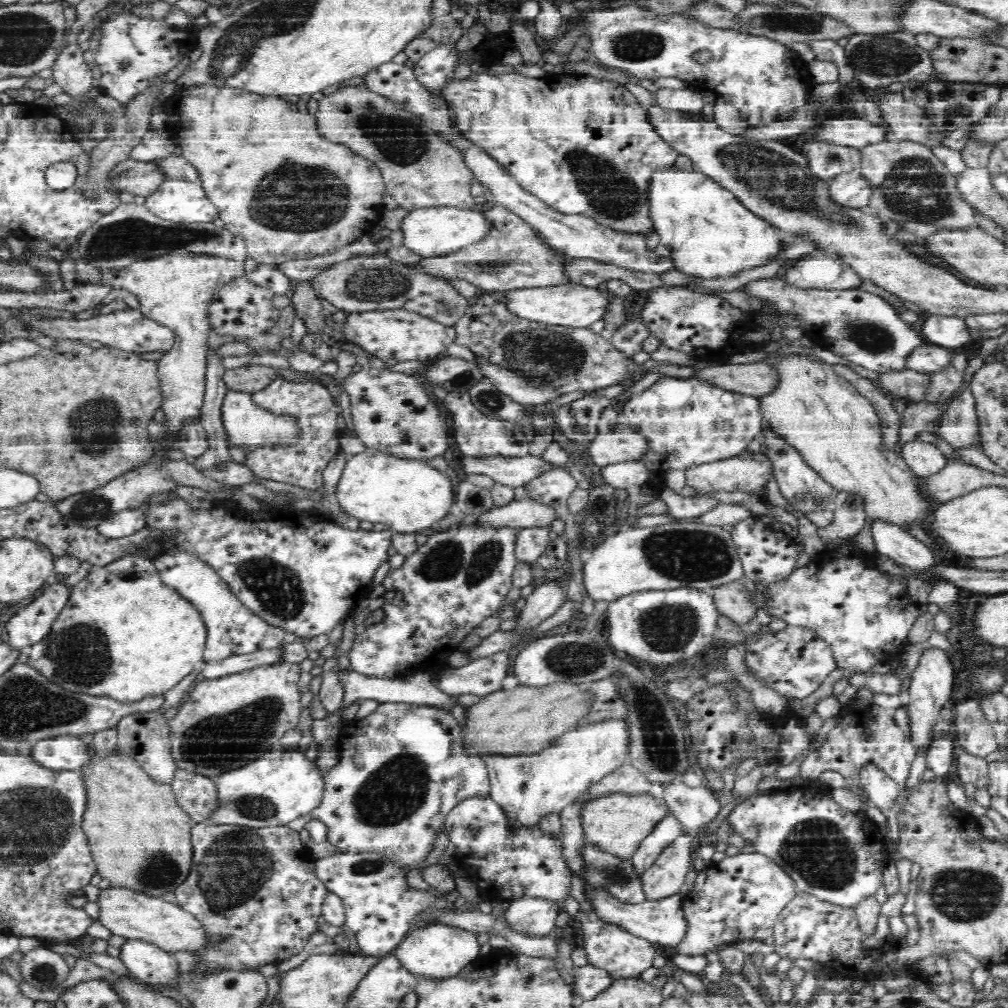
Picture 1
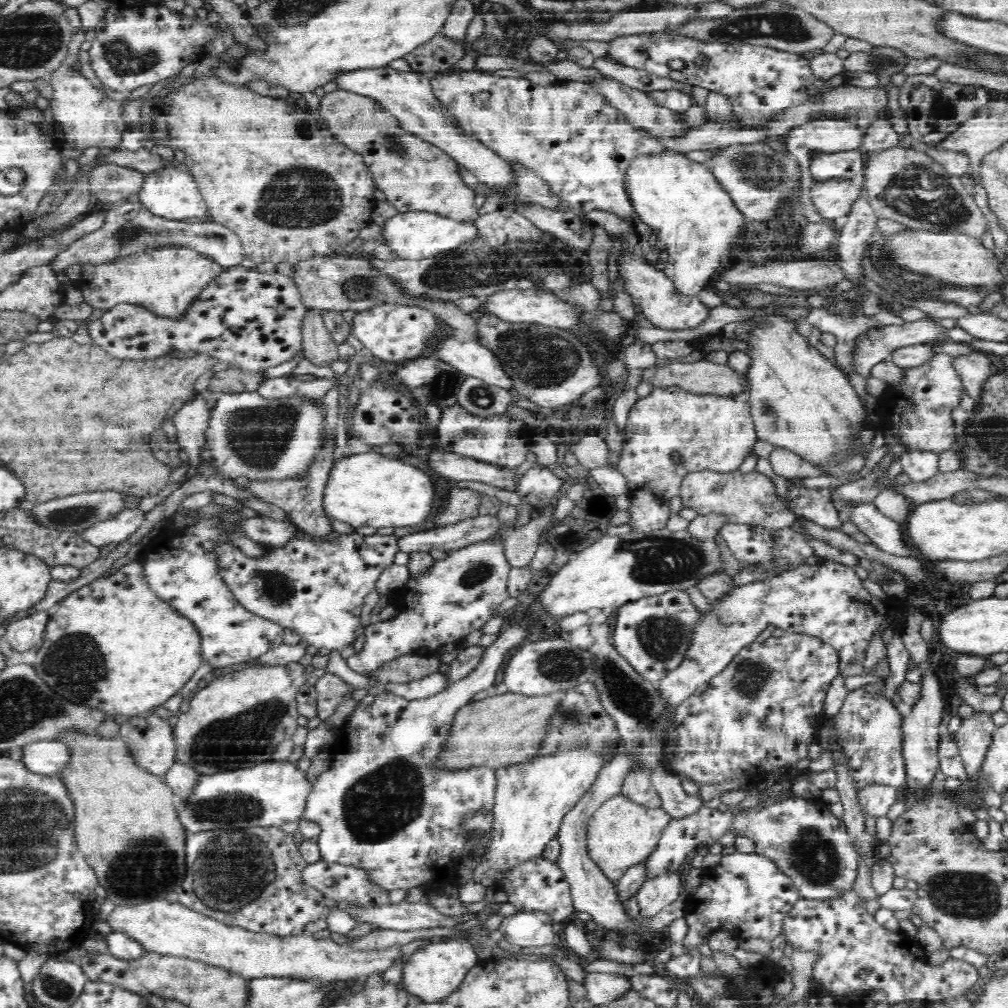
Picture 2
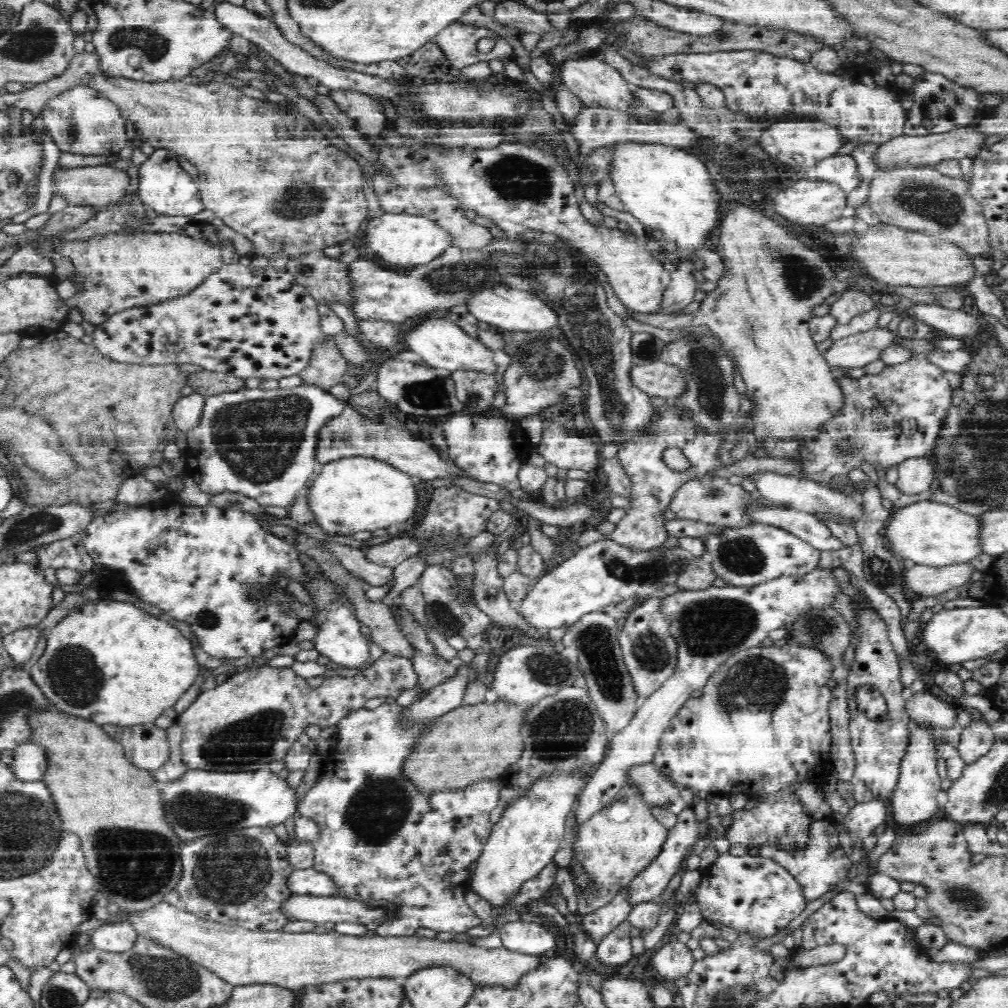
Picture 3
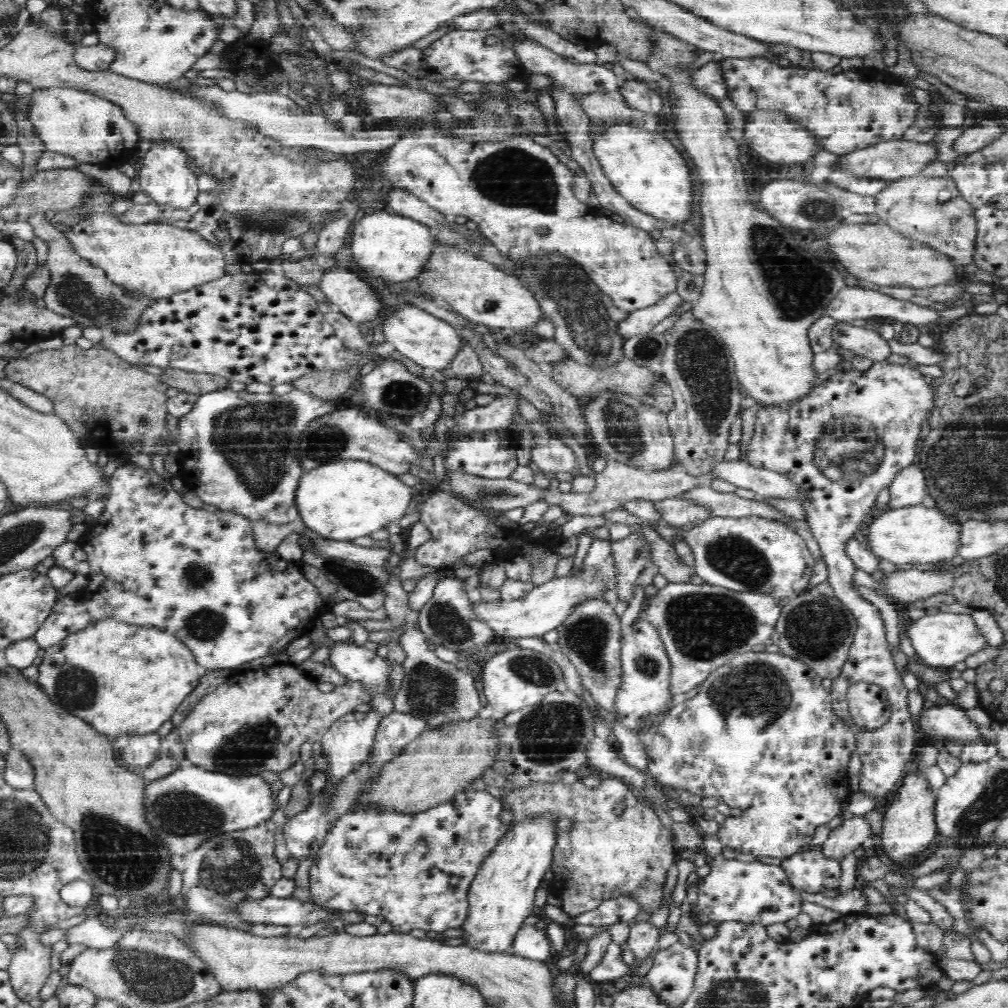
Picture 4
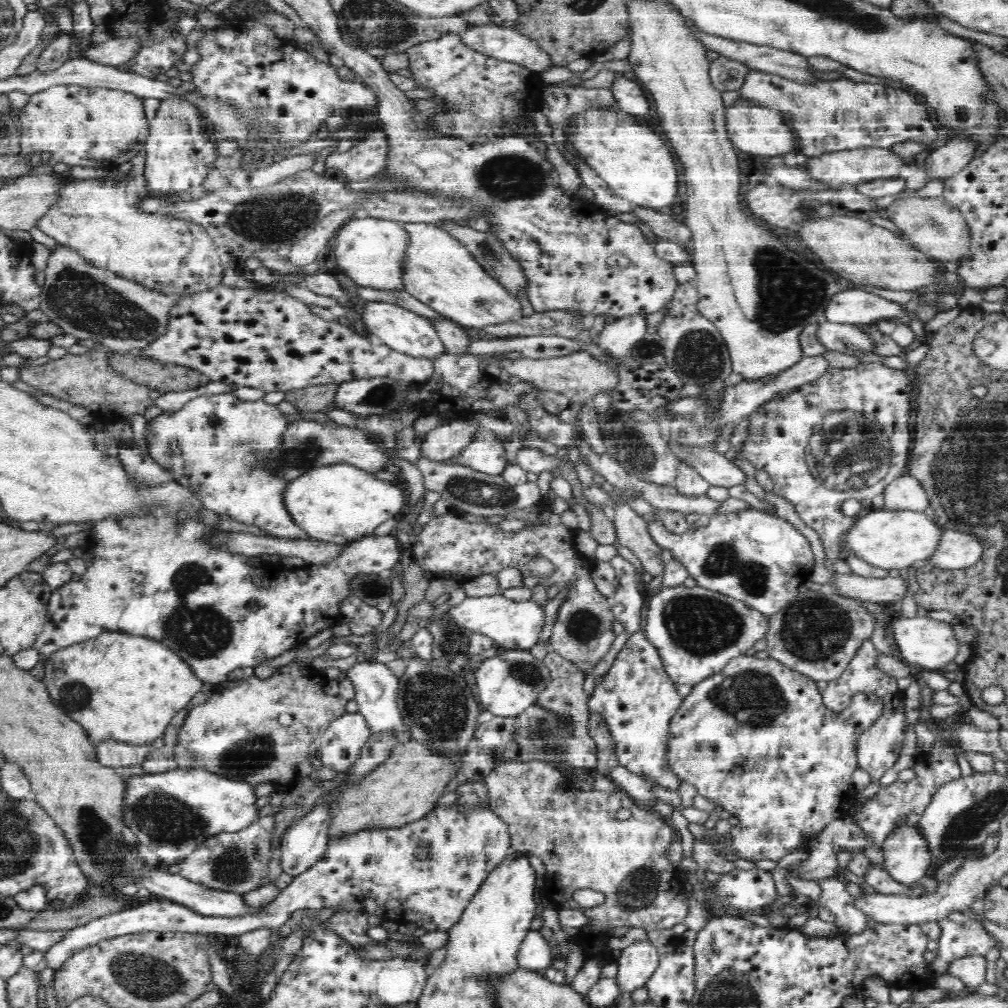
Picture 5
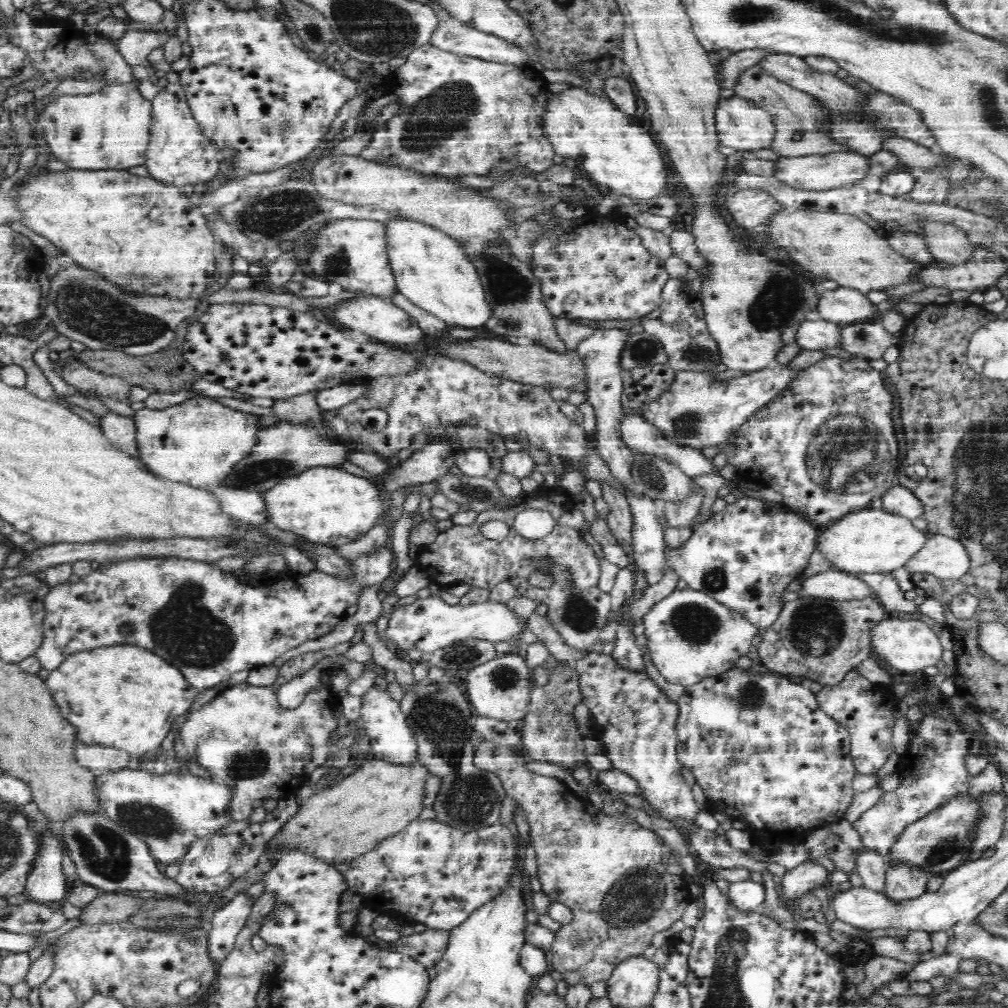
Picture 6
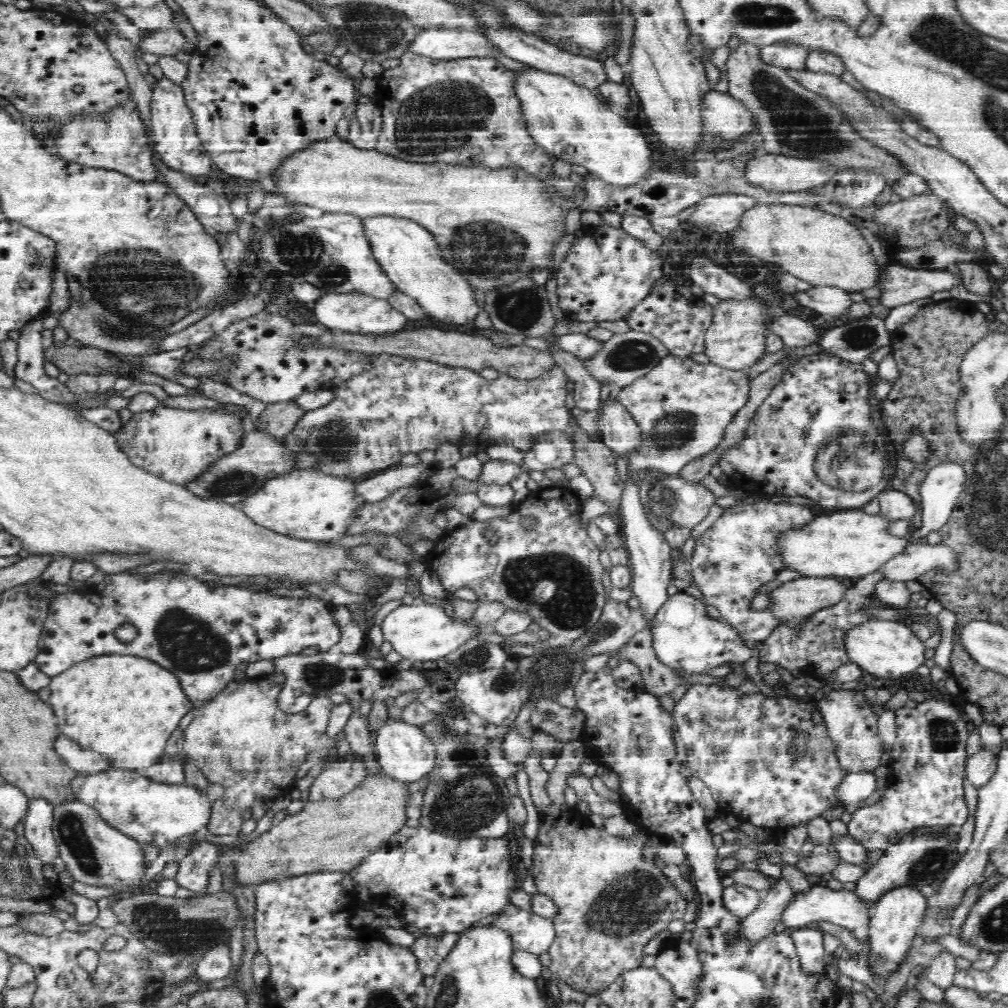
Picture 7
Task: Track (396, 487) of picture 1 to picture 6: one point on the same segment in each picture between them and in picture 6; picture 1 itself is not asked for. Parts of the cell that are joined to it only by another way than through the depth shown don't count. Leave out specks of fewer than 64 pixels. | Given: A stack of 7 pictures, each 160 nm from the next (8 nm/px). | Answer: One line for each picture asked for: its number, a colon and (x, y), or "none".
2: (368, 489)
3: (355, 493)
4: (342, 500)
5: (343, 503)
6: (326, 504)

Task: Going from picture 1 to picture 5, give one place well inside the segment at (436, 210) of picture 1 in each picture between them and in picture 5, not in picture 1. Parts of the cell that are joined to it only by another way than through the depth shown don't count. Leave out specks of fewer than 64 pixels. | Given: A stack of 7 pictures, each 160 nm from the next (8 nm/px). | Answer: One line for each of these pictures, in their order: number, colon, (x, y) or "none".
2: (420, 234)
3: (405, 239)
4: (394, 247)
5: (373, 252)

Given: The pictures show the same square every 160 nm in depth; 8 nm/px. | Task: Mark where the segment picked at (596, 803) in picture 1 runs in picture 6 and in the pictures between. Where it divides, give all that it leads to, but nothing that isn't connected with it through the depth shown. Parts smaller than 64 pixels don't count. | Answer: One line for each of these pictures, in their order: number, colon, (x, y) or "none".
2: (621, 832)
3: (616, 843)
4: (617, 843)
5: (576, 838)
6: (608, 869)

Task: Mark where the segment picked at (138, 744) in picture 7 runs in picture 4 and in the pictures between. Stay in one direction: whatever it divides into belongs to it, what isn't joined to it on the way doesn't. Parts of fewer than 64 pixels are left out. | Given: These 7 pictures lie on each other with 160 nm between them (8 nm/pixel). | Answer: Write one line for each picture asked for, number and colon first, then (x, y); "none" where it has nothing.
4: (124, 678)
5: (120, 686)
6: (121, 695)

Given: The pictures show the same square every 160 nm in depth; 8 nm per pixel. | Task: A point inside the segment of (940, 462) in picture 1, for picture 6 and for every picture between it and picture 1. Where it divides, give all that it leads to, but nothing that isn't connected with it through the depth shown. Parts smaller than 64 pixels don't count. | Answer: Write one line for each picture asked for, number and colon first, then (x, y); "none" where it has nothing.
2: (919, 464)
3: (915, 474)
4: (908, 488)
5: (906, 492)
6: (900, 500)

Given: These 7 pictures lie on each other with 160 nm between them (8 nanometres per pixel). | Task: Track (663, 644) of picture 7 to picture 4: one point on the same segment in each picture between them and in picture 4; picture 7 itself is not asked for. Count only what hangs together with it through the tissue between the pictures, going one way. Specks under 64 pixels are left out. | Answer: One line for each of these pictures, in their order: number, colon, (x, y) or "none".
4: (702, 626)
5: (697, 631)
6: (690, 636)

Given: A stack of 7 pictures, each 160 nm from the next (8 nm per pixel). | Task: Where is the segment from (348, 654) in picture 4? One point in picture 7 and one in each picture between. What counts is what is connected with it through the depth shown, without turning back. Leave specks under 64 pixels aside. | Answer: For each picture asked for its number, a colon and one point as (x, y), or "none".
5: (376, 687)
6: (391, 739)
7: (404, 752)

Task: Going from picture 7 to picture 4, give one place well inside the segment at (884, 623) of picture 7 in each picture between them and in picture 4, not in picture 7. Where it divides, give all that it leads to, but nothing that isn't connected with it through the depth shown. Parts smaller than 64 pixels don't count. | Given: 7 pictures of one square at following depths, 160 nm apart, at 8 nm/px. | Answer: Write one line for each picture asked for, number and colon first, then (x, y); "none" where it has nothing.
4: (941, 639)
5: (931, 644)
6: (908, 646)

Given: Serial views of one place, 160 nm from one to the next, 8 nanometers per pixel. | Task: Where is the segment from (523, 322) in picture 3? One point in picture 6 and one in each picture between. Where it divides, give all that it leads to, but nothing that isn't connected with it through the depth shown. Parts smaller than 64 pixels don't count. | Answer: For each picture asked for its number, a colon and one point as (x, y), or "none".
4: (481, 292)
5: (441, 272)
6: (433, 270)

